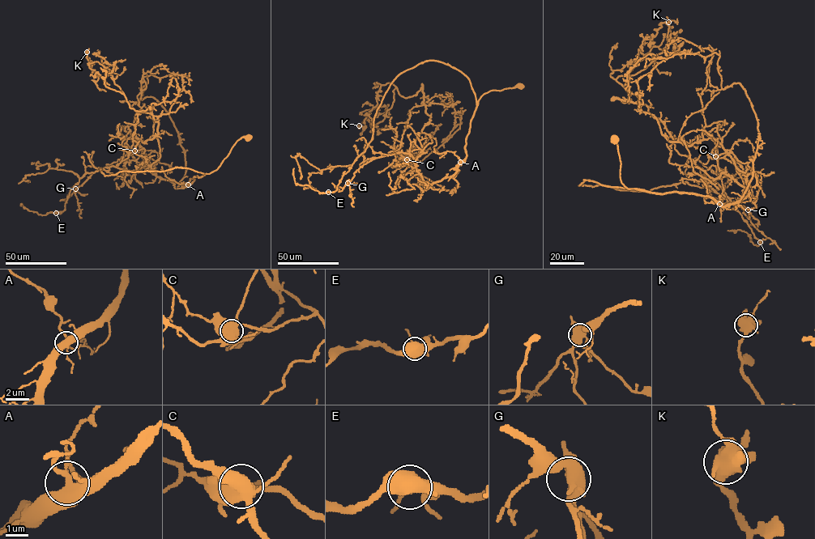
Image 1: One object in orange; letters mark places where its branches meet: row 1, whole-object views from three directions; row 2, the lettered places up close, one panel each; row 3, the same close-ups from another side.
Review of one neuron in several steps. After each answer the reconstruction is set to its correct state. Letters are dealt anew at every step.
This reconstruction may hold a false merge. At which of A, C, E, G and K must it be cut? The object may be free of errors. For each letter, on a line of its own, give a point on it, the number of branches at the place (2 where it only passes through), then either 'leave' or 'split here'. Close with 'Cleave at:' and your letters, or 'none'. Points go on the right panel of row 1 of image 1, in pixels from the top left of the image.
A: place (719, 204); branches 5; leave
C: place (715, 156); branches 5; split here
E: place (760, 242); branches 4; leave
G: place (748, 210); branches 5; leave
K: place (668, 22); branches 5; leave
Cleave at: C

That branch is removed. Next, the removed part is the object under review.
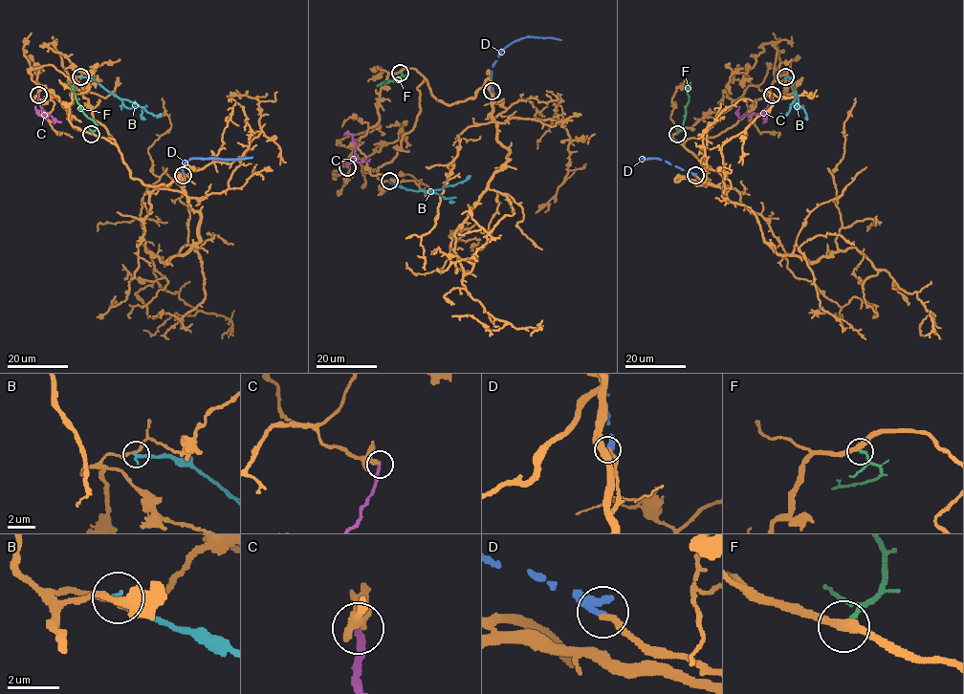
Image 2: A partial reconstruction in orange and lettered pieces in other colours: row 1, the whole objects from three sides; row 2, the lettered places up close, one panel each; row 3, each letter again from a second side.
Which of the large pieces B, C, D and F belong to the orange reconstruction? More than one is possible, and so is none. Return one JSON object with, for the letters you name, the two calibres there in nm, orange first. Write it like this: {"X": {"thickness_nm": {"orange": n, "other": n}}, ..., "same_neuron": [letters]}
{"same_neuron": []}

